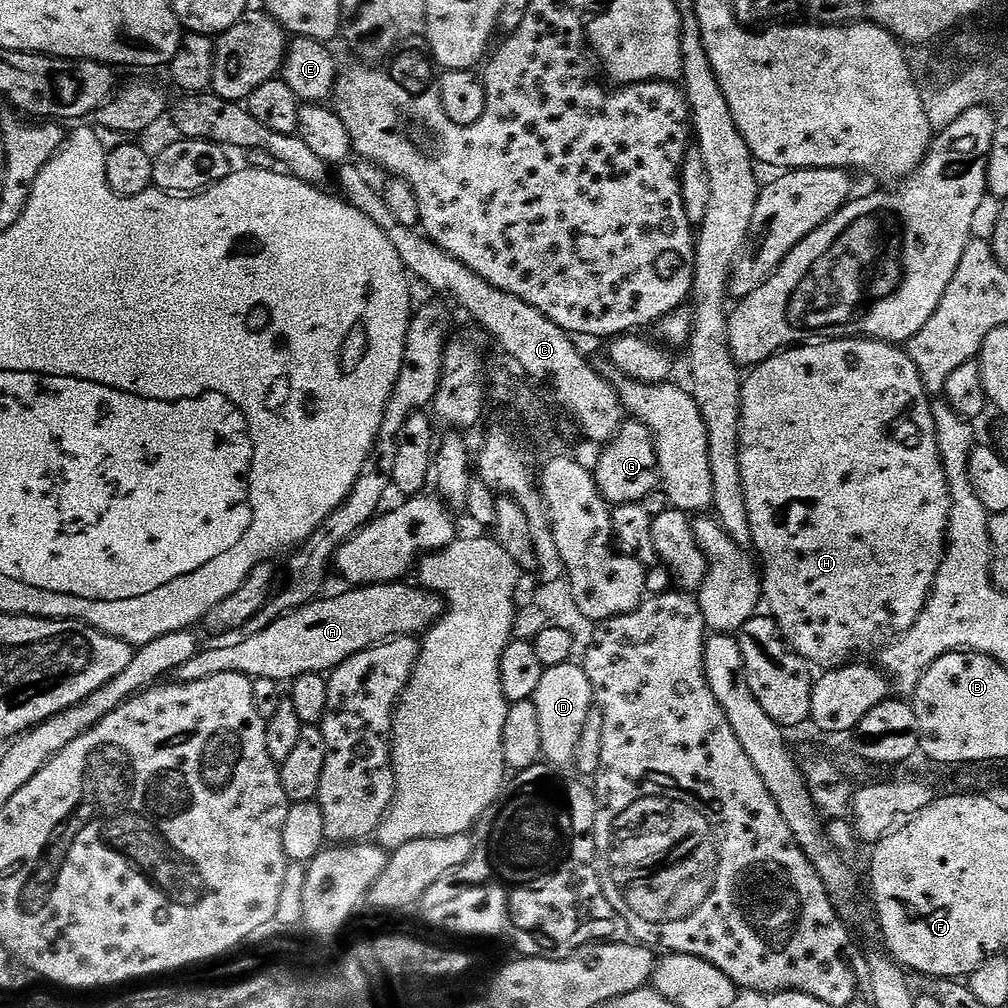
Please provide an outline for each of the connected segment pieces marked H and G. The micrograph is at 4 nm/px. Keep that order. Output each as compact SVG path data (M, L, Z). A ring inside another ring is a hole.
M828 338L823 342L808 342L803 346L793 346L787 350L781 350L769 360L764 360L761 364L755 365L752 372L743 377L740 389L740 474L742 476L742 490L746 500L746 514L750 520L750 530L752 531L752 548L755 555L760 555L759 563L762 565L762 600L766 605L777 626L780 627L780 634L784 637L784 643L800 655L803 660L807 660L809 665L817 669L827 670L830 668L840 668L843 664L849 663L859 652L868 652L871 648L879 649L889 642L896 640L904 632L914 626L914 622L919 618L920 612L924 608L925 600L932 591L933 580L936 572L943 562L945 553L945 541L948 533L948 515L951 512L951 492L948 489L948 479L942 466L942 458L938 450L938 438L934 430L934 418L932 417L933 401L930 394L924 389L922 378L918 374L918 366L908 357L907 351L903 347L887 344L885 340L869 340L867 338Z
M625 419L614 439L603 445L600 457L596 460L594 477L603 500L609 505L638 504L658 488L656 470L656 443L652 441L650 430L642 422Z

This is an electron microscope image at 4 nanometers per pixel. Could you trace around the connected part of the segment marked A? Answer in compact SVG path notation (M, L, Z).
M408 582L369 584L348 591L352 592L313 600L304 608L280 617L266 626L266 630L240 638L237 644L197 651L190 662L182 662L182 666L170 673L171 679L178 684L193 684L233 672L253 681L291 682L302 674L328 674L367 648L398 640L401 636L415 637L416 632L423 633L446 612L443 597L419 586L411 588Z

